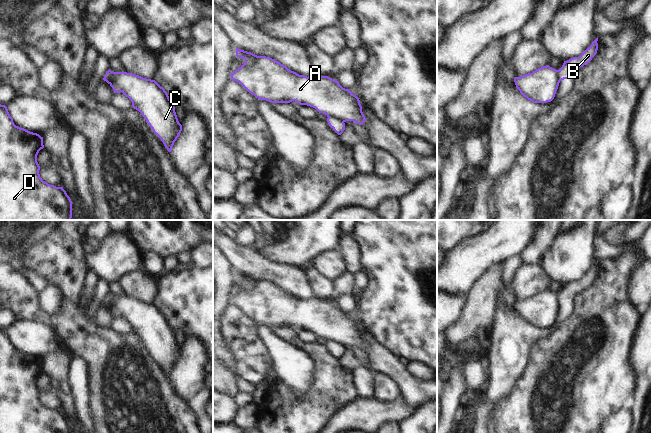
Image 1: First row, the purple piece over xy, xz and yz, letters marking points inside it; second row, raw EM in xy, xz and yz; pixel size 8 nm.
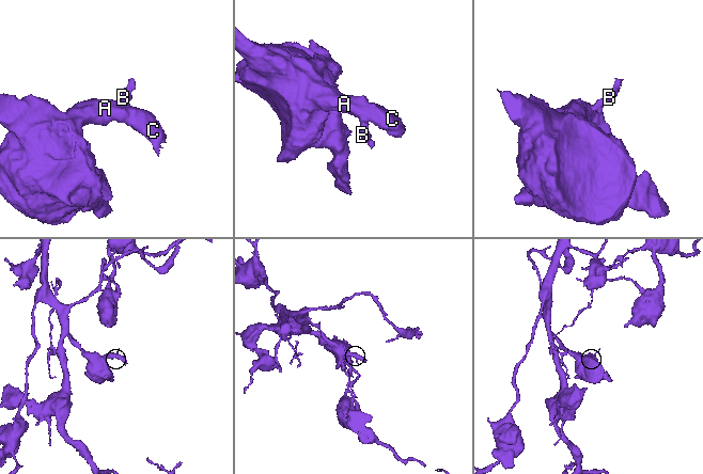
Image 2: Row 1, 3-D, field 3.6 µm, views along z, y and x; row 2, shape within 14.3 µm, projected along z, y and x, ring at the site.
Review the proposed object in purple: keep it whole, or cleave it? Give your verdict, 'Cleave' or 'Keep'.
Cleave

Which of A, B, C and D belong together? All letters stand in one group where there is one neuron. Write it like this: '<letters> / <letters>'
A C D / B

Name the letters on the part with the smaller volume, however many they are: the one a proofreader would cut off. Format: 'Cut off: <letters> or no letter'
Cut off: B

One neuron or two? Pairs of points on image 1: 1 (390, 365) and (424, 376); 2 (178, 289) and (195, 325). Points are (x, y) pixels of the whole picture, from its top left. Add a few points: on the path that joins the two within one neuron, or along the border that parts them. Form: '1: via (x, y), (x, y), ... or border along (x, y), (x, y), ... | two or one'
1: border along (406, 367), (413, 376), (426, 382) | two
2: via (187, 297), (195, 305), (195, 316) | one

